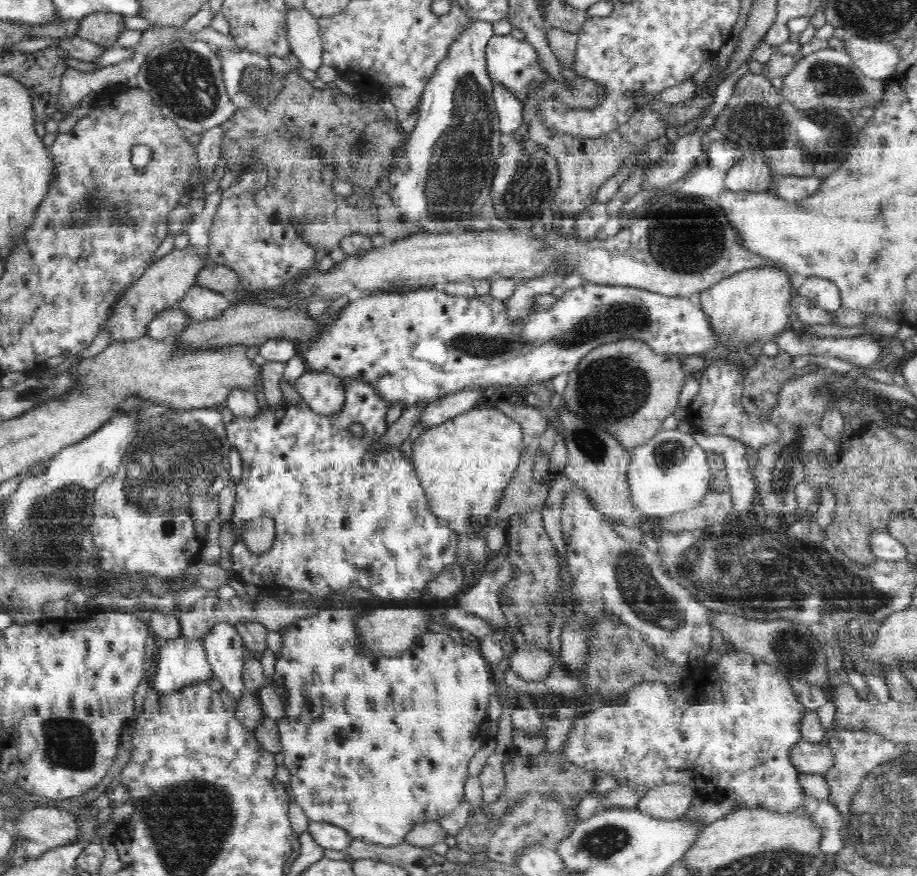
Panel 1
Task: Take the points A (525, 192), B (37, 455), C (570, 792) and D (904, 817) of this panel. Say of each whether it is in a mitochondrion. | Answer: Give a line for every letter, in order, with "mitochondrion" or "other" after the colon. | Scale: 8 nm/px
A: mitochondrion
B: other
C: other
D: mitochondrion

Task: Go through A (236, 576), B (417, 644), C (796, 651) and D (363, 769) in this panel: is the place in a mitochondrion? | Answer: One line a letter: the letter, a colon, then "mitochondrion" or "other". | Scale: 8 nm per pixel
A: other
B: other
C: mitochondrion
D: mitochondrion

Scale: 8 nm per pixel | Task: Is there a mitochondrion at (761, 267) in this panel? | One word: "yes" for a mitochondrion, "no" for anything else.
no

